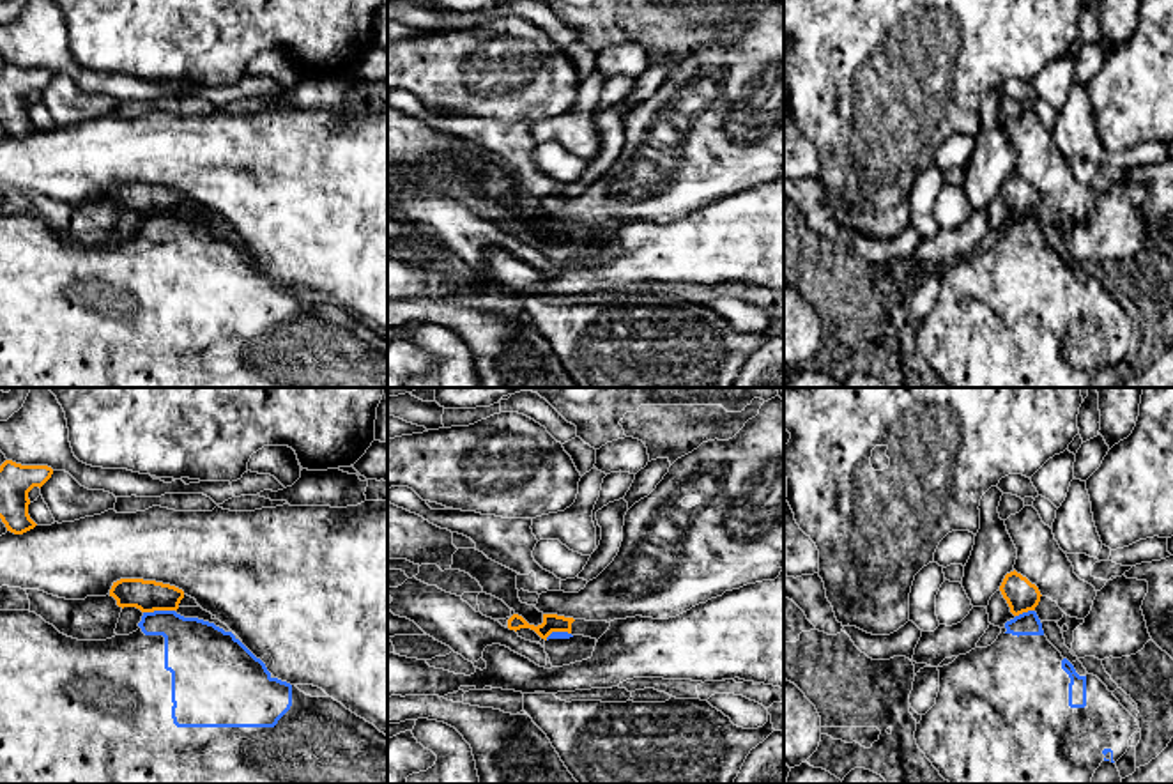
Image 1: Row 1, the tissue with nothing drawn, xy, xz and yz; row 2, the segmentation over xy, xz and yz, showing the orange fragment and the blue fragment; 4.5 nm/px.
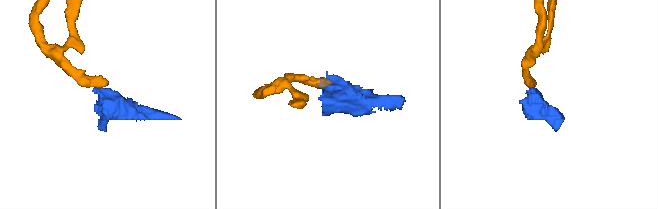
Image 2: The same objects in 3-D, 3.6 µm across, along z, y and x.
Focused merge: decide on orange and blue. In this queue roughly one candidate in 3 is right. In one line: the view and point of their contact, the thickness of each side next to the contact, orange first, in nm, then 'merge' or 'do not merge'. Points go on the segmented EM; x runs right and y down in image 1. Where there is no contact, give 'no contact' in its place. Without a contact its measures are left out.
xy (158, 609) | 140/280 nm | do not merge

